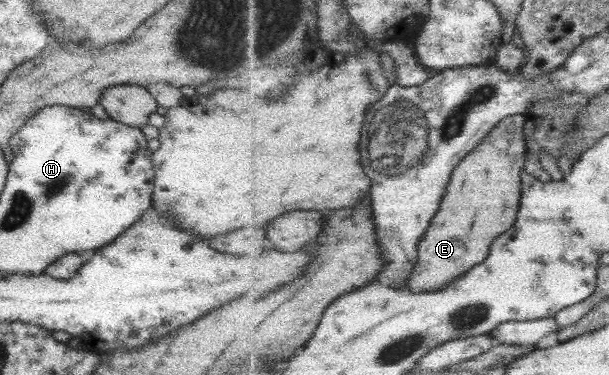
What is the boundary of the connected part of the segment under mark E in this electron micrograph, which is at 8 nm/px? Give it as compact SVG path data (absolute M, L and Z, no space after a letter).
M513 115L503 119L486 135L486 138L469 152L459 165L455 166L448 191L441 202L440 210L432 219L428 233L422 236L418 245L419 262L408 279L407 289L414 292L439 291L457 278L464 276L477 264L482 264L489 255L493 240L501 233L511 229L520 215L523 194L522 171L527 159L528 141L526 139L527 115Z

